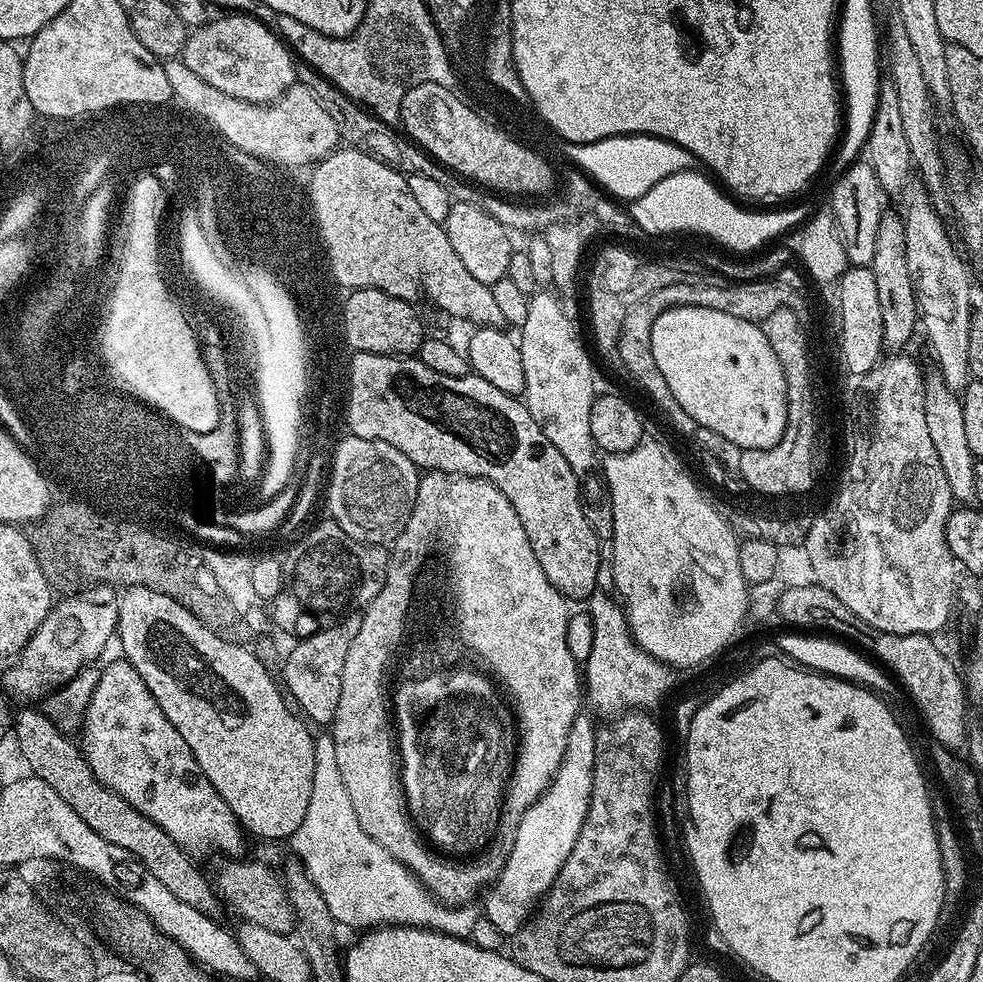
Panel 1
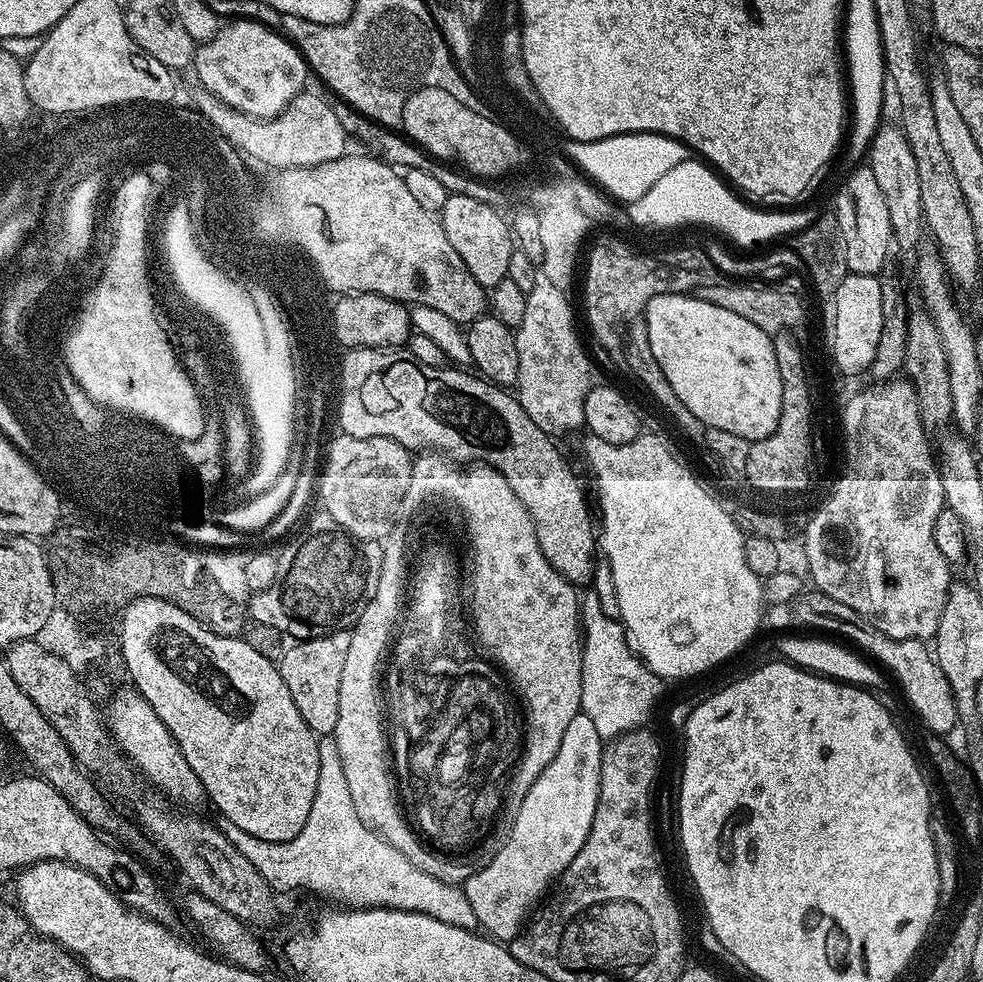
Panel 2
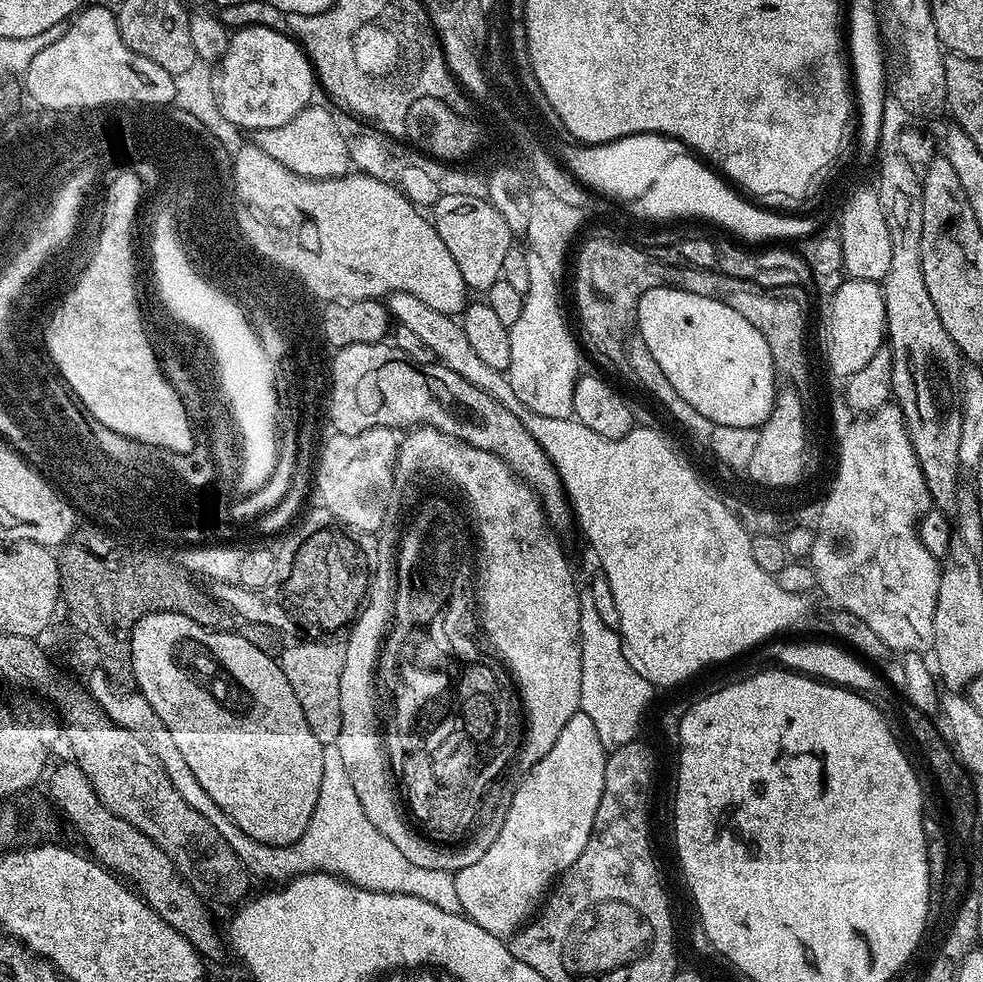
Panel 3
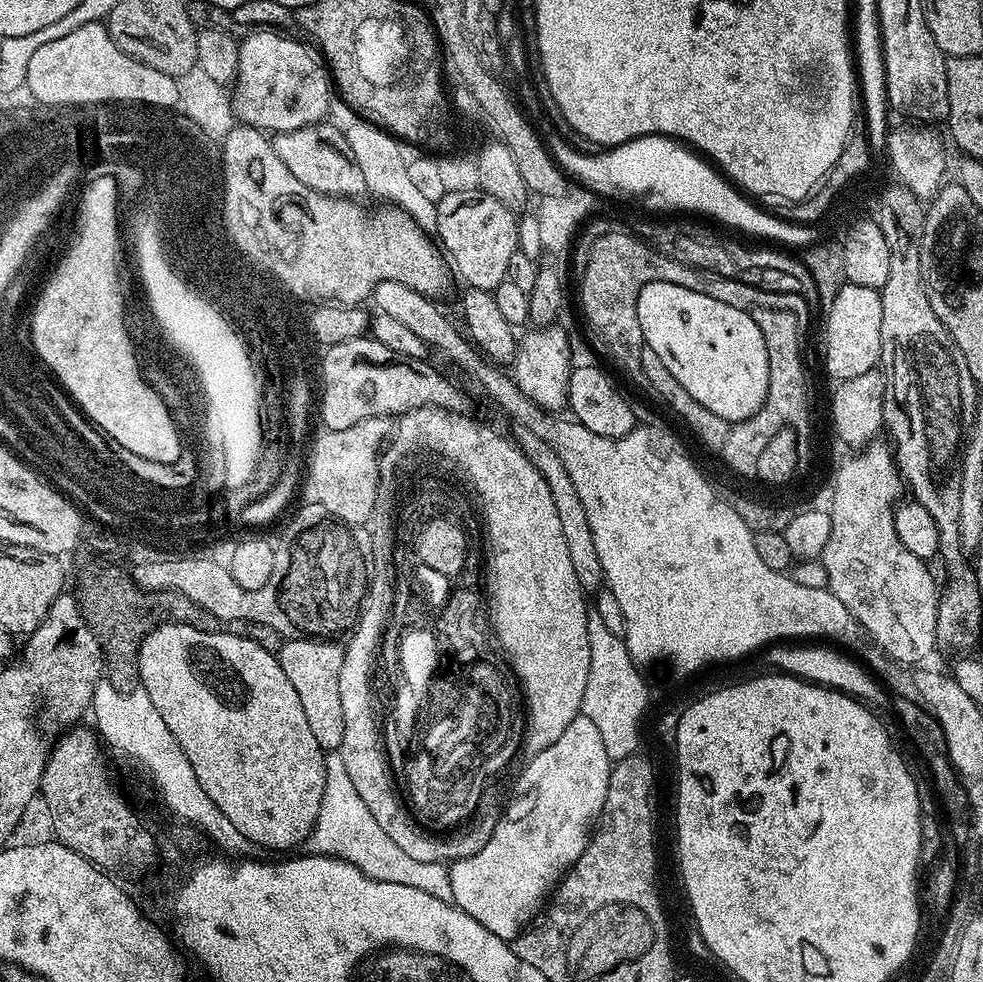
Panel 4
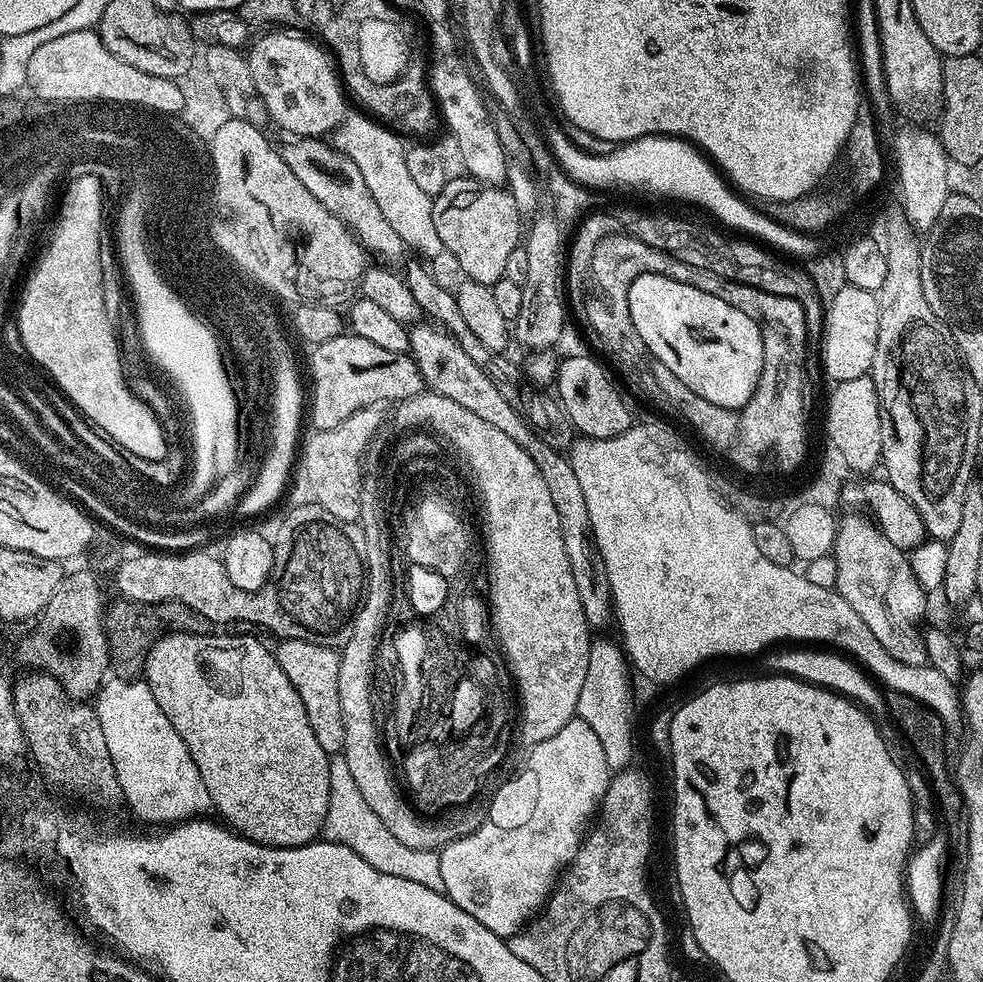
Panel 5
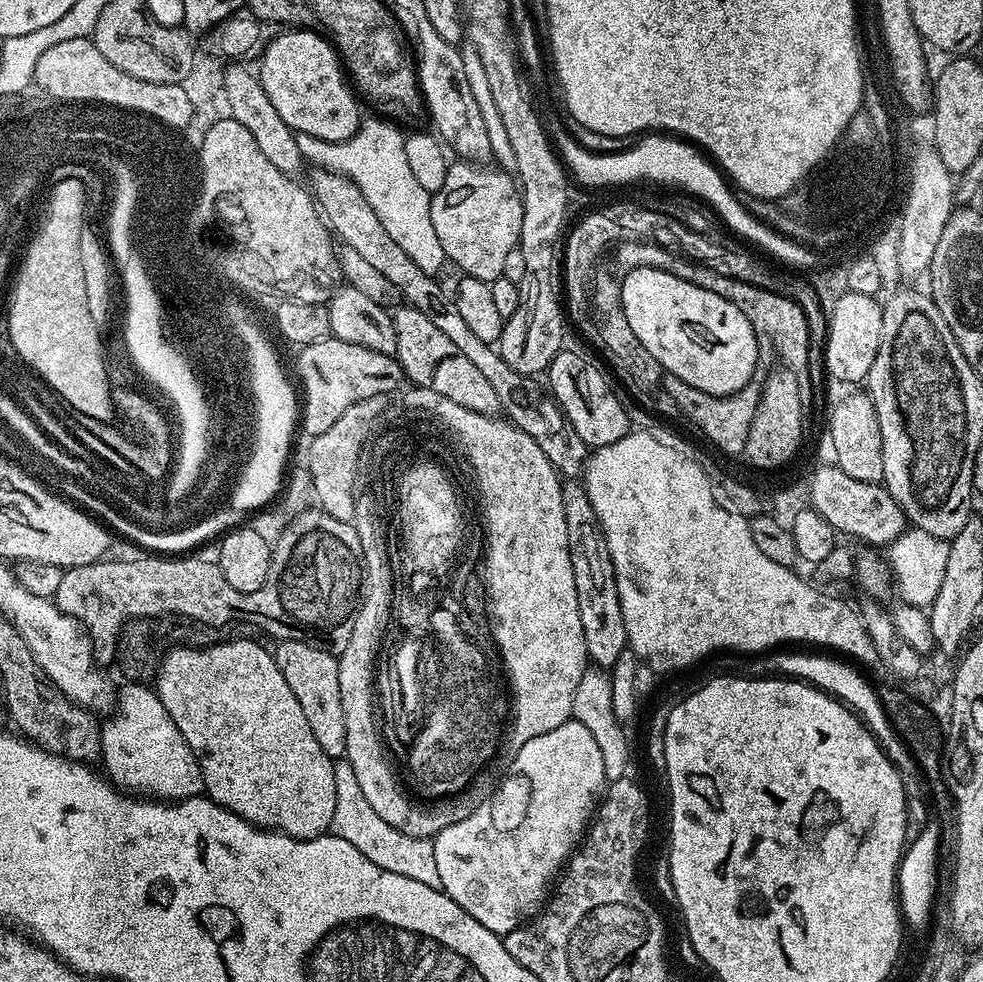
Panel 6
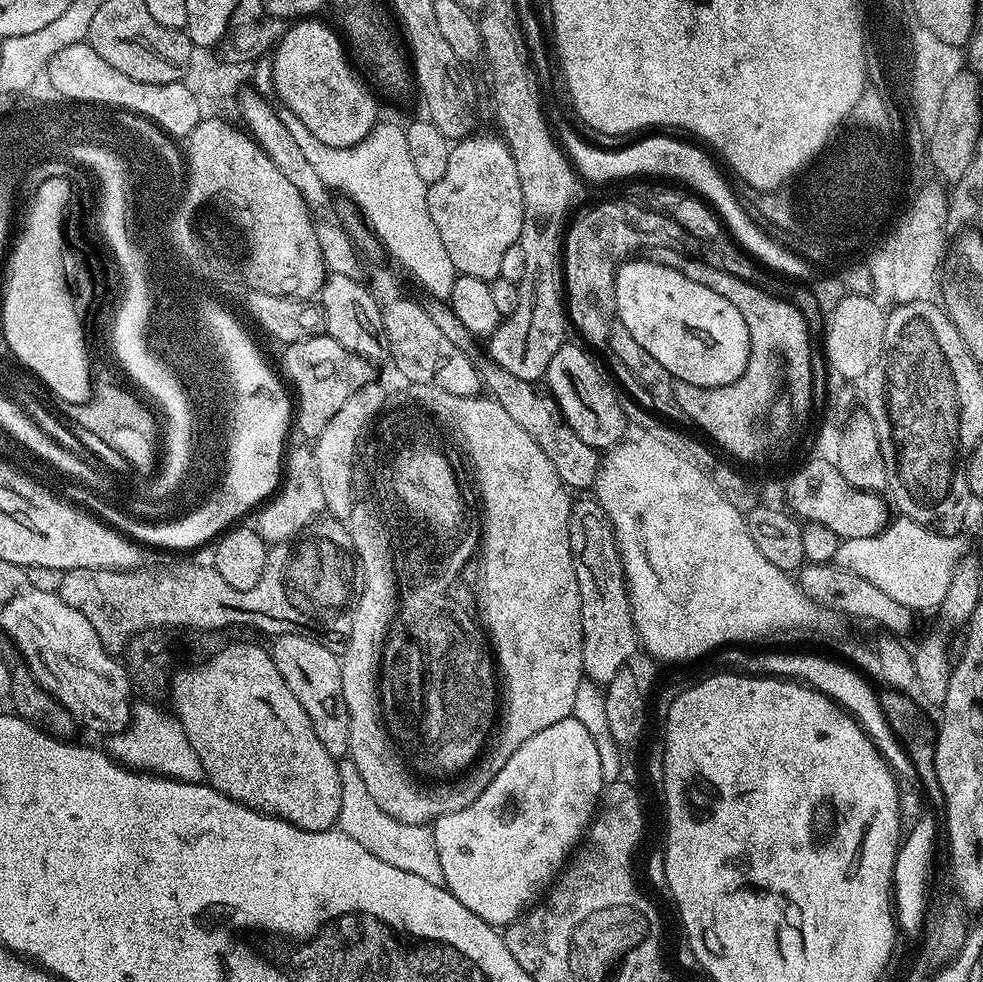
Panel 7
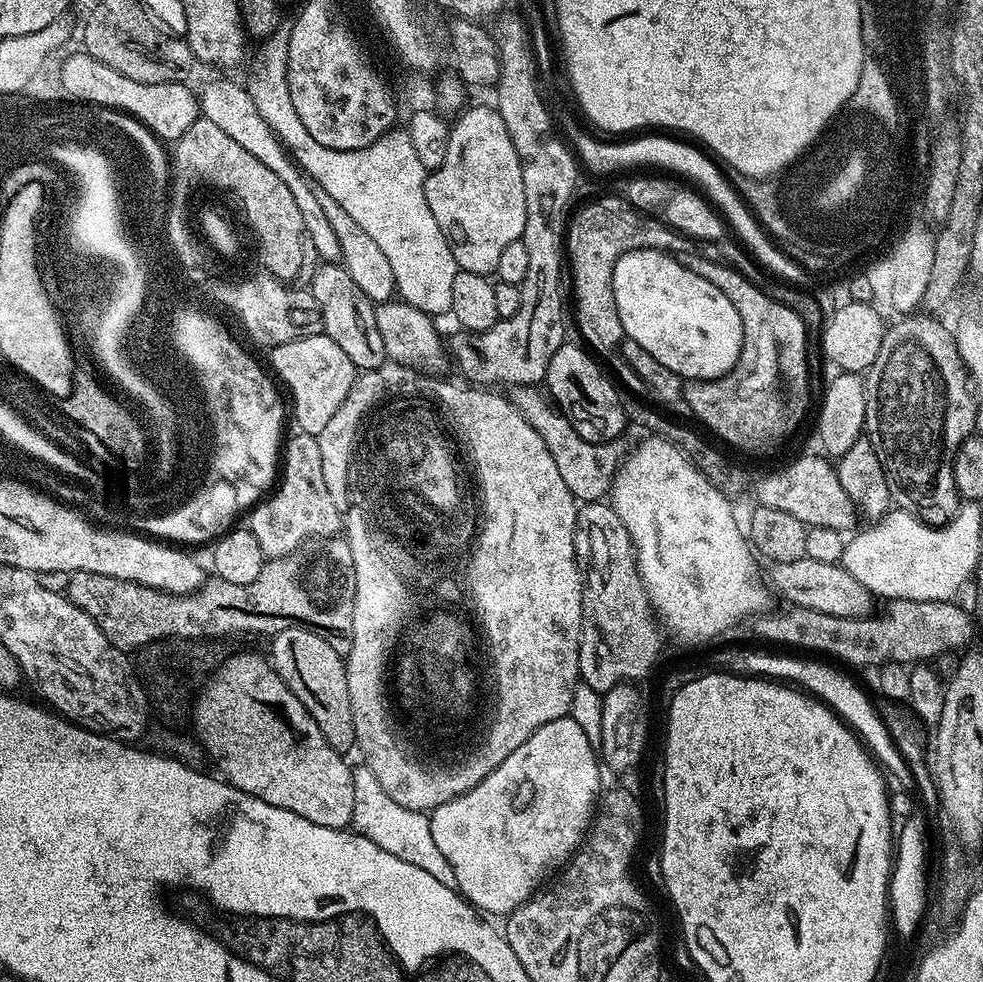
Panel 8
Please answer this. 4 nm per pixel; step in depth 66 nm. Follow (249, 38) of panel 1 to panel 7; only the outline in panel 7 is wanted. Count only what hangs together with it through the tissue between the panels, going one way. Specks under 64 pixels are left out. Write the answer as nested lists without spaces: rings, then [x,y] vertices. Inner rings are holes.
[[[320,18],[297,19],[280,37],[274,50],[274,92],[280,95],[281,105],[297,115],[319,142],[344,148],[362,142],[381,116],[376,105],[377,93],[372,93],[363,78],[356,76],[344,53],[345,41],[336,32]]]

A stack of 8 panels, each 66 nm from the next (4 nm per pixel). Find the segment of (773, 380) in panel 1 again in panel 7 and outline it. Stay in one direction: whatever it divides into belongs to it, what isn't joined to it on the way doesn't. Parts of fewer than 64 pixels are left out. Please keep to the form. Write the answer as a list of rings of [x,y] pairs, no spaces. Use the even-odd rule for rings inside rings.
[[[629,258],[623,261],[616,270],[616,307],[614,312],[618,317],[619,327],[630,330],[634,342],[638,342],[638,346],[642,346],[642,350],[646,350],[646,354],[658,358],[658,362],[662,362],[662,366],[666,366],[666,370],[677,381],[694,383],[695,386],[702,387],[722,387],[739,379],[743,371],[746,370],[747,359],[750,356],[750,336],[747,333],[745,319],[738,312],[738,307],[726,302],[722,295],[715,293],[708,286],[699,285],[694,278],[686,278],[686,275],[680,273],[678,269],[662,266],[651,258],[636,259],[640,258]]]

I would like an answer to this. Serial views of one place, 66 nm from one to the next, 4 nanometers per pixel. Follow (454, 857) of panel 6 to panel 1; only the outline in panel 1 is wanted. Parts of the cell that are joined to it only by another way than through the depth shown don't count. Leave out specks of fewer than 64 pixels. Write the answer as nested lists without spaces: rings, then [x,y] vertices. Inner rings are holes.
[[[581,714],[574,718],[566,738],[566,750],[548,788],[522,814],[514,834],[512,849],[495,880],[487,885],[482,916],[489,920],[505,938],[515,936],[525,920],[535,913],[538,905],[552,888],[558,870],[570,856],[582,828],[588,803],[592,797],[592,770],[596,729],[593,717]]]

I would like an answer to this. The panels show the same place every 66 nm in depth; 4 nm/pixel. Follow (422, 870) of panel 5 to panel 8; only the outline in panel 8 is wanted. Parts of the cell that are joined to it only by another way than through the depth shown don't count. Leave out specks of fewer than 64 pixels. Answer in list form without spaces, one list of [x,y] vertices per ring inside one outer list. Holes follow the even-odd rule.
[[[361,783],[356,790],[354,824],[360,835],[368,838],[374,846],[386,850],[386,854],[394,854],[402,858],[402,862],[410,862],[410,866],[426,870],[431,877],[438,878],[442,886],[456,888],[454,870],[450,862],[446,862],[442,850],[438,850],[438,845],[434,843],[434,834],[430,834],[429,813],[415,812],[406,806],[398,806],[398,802],[391,800],[385,792],[377,791],[371,783],[368,784]]]

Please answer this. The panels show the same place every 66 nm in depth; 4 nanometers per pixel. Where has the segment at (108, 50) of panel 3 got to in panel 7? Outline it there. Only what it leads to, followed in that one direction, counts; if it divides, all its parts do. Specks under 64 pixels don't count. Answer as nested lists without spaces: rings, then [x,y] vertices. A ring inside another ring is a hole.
[[[90,46],[68,48],[68,52],[58,58],[58,62],[52,63],[52,80],[57,80],[58,86],[68,91],[68,96],[85,96],[101,102],[110,102],[111,107],[115,104],[129,104],[172,138],[188,137],[200,125],[202,119],[202,105],[196,99],[196,93],[188,89],[187,83],[134,82],[134,78],[126,78],[126,74],[114,70],[110,62],[102,62],[102,58],[98,58],[98,54]]]

